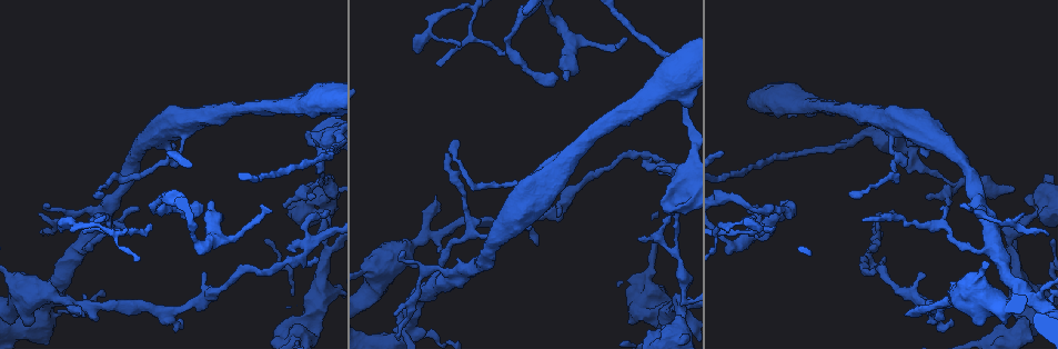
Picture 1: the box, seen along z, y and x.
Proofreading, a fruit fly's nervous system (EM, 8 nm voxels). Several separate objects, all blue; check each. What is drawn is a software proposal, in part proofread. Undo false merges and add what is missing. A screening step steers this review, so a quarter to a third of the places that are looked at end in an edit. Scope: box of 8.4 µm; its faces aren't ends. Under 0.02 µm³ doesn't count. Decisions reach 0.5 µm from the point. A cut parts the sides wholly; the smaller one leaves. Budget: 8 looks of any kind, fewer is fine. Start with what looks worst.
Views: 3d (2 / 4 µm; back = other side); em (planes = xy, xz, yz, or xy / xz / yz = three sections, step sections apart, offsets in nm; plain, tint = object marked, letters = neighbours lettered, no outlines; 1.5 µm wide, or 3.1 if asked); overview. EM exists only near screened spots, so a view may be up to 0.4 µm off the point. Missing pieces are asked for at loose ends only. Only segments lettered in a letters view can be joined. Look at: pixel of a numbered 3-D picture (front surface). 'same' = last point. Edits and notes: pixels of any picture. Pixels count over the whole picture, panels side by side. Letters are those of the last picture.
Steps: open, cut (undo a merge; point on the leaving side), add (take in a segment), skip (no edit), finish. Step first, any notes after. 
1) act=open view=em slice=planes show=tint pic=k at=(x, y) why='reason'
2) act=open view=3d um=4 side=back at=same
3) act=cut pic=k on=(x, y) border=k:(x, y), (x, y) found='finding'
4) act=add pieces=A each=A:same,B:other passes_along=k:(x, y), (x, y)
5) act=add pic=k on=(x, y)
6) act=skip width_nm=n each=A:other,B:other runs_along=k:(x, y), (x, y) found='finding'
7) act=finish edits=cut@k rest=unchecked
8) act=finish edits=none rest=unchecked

act=open view=em slice=planes show=tint pic=1 at=(82, 315) why='branch stops here'

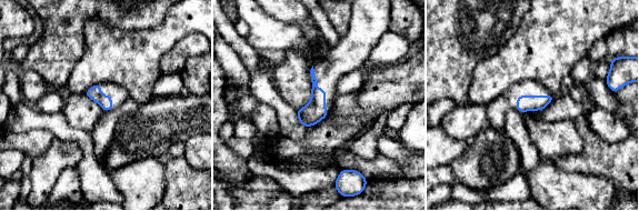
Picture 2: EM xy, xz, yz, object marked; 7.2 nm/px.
act=open view=em slice=planes show=letters at=same why='see the neighbours'

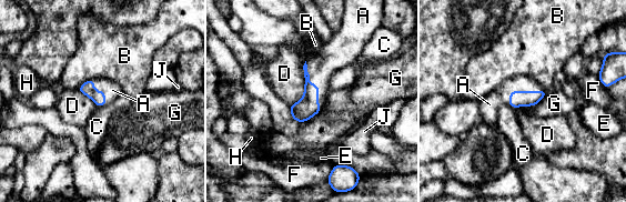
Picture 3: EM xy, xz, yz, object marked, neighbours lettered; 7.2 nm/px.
act=add pieces=A each=A:same,B:other,C:other,D:other,E:other,F:other,G:other,H:other,J:other found='it goes on there'

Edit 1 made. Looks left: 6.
act=open view=overview

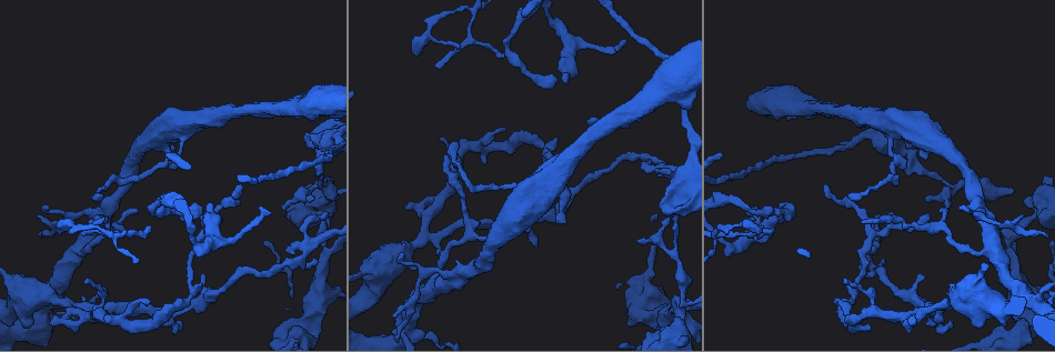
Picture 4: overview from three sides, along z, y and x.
act=open view=3d um=2 pic=4 at=(270, 214) why='thin end'

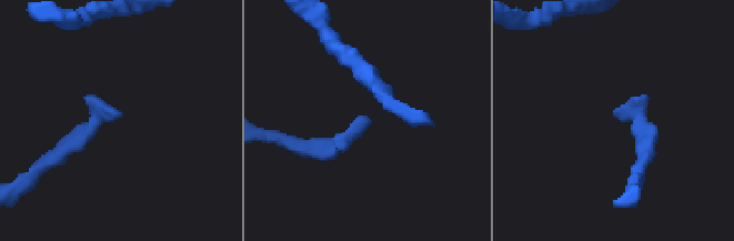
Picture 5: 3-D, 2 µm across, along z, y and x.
act=open view=em slice=planes show=plain pic=5 at=(364, 119)

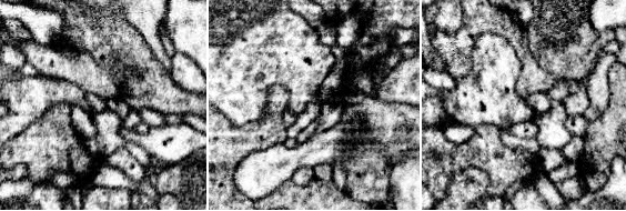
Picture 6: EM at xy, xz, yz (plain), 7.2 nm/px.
act=open view=em slice=planes show=letters at=same

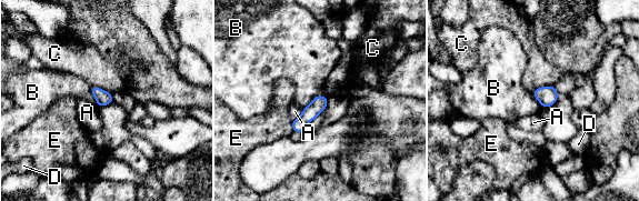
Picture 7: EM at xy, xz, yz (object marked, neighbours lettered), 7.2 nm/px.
act=skip width_nm=110 each=A:other,B:other,C:other,D:other,E:other border=7:(90, 87), (90, 91), (98, 106) found='none of them fits'

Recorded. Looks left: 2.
act=open view=3d um=2 pic=4 at=(88, 280) why='free end'

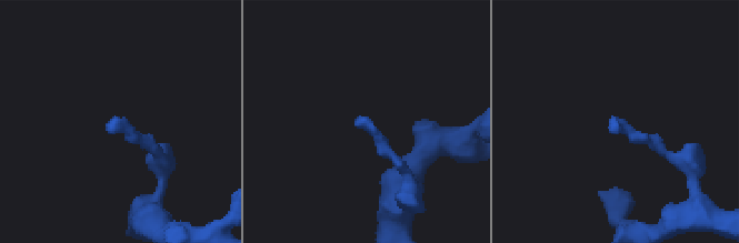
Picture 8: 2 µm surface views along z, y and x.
act=open view=em slice=planes show=letters pic=8 at=(611, 119) why='need the tissue'

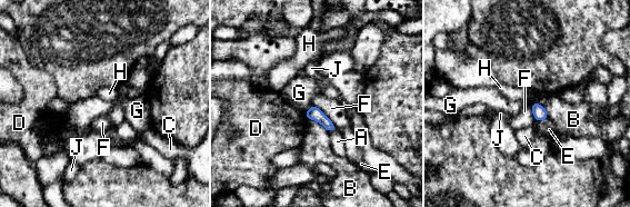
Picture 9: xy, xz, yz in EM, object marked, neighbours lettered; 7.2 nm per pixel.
act=skip each=A:other,B:other,C:other,D:other,E:other,F:other,G:other,H:other,J:other border=9:(311, 105), (306, 112) found='no lettered segment goes on from it'

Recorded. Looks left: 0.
act=finish edits=add@3 rest=unchecked

